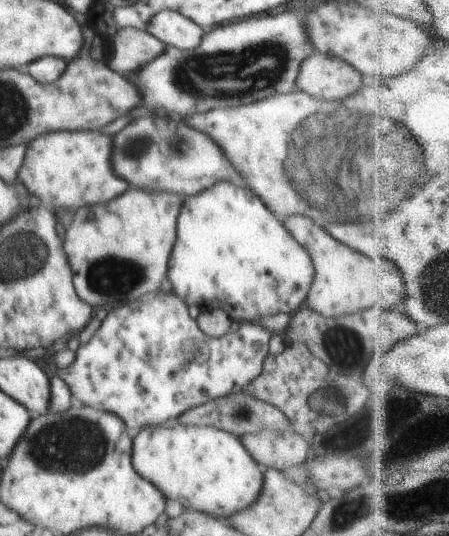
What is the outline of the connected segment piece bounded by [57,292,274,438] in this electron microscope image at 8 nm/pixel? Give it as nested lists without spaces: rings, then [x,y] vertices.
[[[162,292],[112,308],[102,326],[88,340],[88,346],[82,344],[76,350],[74,362],[68,368],[58,369],[57,376],[70,388],[73,401],[91,406],[94,410],[118,414],[126,422],[128,436],[134,438],[144,426],[163,425],[210,400],[245,390],[264,368],[273,333],[260,322],[244,321],[236,330],[228,330],[224,336],[210,338],[188,314],[184,300]]]

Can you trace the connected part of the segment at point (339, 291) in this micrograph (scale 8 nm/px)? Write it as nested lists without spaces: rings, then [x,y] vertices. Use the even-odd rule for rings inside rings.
[[[292,215],[286,220],[288,230],[302,242],[300,246],[308,246],[314,264],[314,280],[308,290],[305,305],[324,316],[349,316],[364,310],[389,310],[402,308],[406,298],[406,282],[402,270],[386,260],[386,258],[368,258],[346,244],[334,240],[326,234],[326,230],[314,226],[314,222],[304,215]]]

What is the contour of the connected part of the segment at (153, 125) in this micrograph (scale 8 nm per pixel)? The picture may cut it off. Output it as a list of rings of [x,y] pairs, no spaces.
[[[152,116],[138,118],[122,132],[118,132],[114,138],[116,138],[116,150],[112,152],[114,174],[126,180],[131,188],[146,192],[171,192],[184,198],[208,190],[208,185],[216,181],[230,180],[238,186],[246,187],[244,178],[224,156],[218,144],[208,134],[190,128],[186,122],[178,120],[154,122]]]

